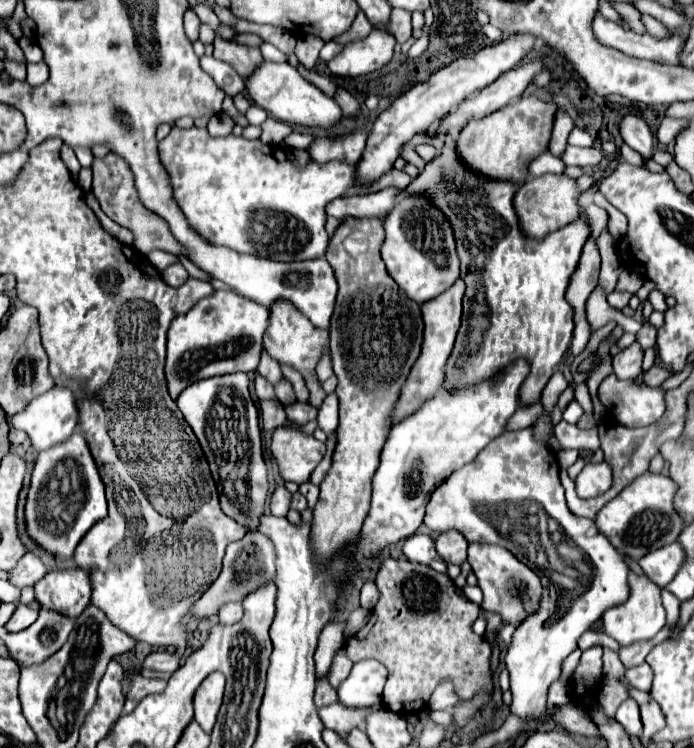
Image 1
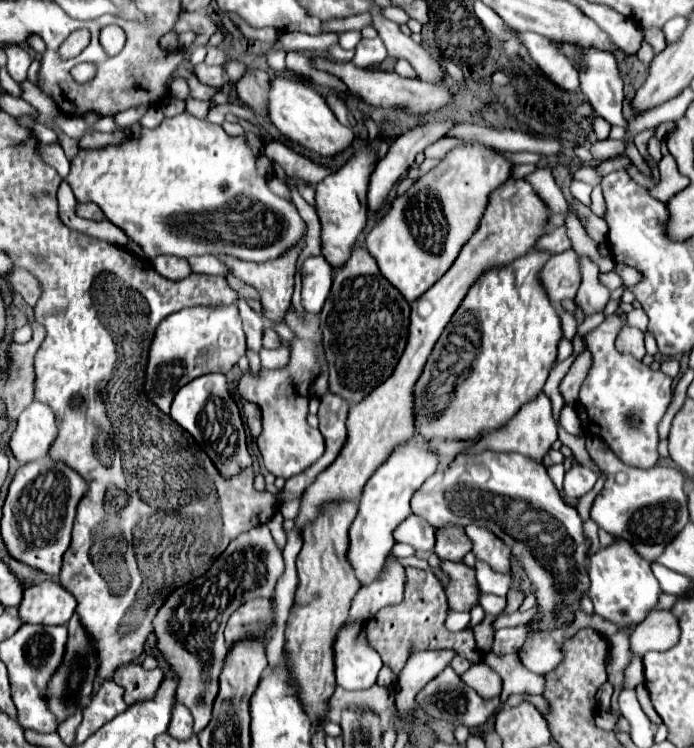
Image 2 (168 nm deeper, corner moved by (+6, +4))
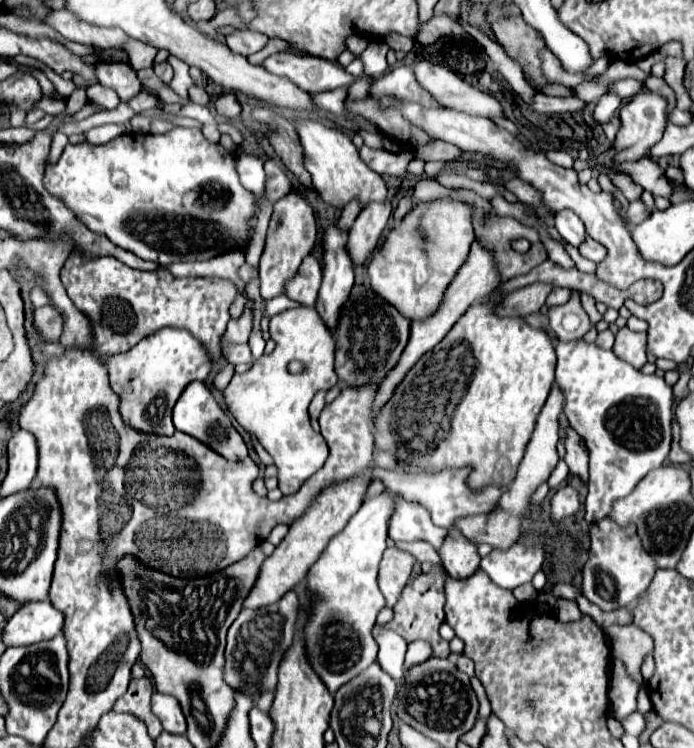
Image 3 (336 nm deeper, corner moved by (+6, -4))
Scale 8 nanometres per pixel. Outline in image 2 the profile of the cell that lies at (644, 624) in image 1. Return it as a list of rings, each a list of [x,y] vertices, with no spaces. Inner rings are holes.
[[[614,538],[614,542],[602,550],[598,550],[590,558],[588,566],[590,576],[590,598],[594,602],[594,612],[620,624],[640,624],[648,610],[656,604],[660,594],[660,584],[650,570],[650,562],[644,560],[630,542]]]

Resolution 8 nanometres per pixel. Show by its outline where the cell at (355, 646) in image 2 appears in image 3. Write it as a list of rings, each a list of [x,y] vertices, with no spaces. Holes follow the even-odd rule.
[[[386,488],[366,498],[360,510],[350,518],[346,528],[330,540],[318,562],[308,572],[308,588],[318,592],[318,602],[306,622],[306,650],[312,668],[334,694],[342,684],[360,676],[378,656],[378,644],[372,636],[378,612],[386,606],[376,584],[378,564],[386,550],[390,516],[394,514],[394,496]]]

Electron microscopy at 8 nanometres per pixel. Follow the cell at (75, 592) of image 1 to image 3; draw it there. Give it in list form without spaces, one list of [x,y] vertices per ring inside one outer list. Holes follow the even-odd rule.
[[[48,600],[24,604],[4,626],[6,646],[28,646],[62,634],[64,616]]]

